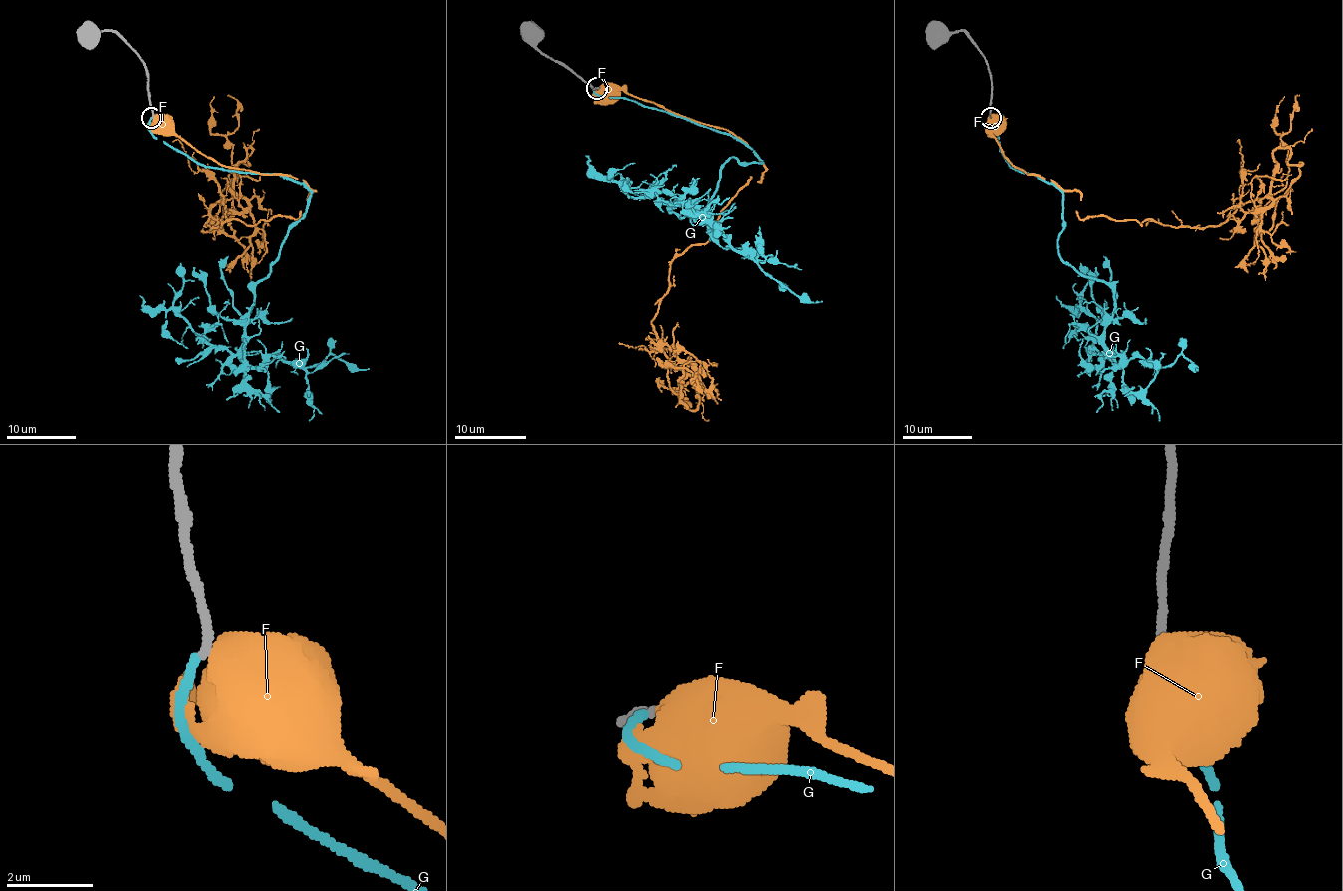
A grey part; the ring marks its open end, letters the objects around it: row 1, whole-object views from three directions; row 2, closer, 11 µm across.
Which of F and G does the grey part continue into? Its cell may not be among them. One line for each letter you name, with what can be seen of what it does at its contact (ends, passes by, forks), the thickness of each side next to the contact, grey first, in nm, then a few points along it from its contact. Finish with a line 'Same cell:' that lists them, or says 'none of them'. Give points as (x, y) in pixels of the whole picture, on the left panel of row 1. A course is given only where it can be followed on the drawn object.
G: it ends; calibres 220 and 220 nm; course (151, 118), (156, 139), (206, 166), (311, 193), (253, 288), (245, 362), (368, 369)
Same cell: G

